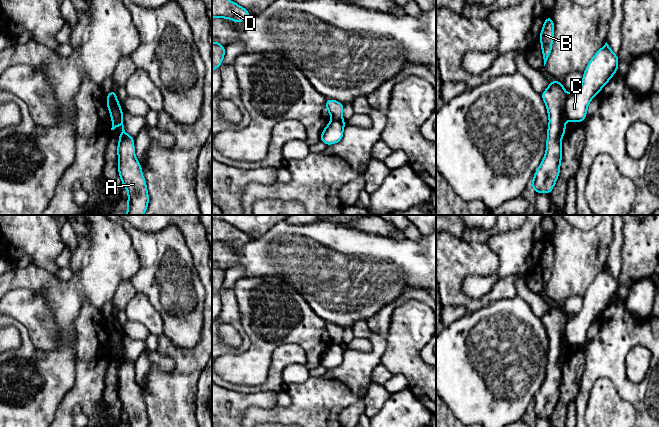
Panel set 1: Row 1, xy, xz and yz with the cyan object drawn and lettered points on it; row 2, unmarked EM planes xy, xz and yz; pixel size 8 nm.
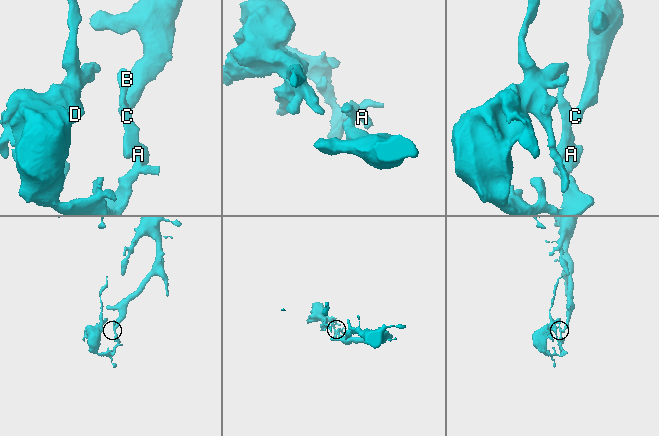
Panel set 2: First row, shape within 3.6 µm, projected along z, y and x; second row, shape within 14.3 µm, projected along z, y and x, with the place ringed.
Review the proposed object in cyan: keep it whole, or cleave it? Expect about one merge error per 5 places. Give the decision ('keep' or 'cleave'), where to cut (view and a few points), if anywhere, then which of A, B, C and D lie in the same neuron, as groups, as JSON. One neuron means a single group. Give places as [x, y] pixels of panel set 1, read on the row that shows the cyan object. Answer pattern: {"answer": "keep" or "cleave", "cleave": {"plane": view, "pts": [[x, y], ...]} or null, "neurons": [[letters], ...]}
{"answer": "cleave", "cleave": {"plane": "yz", "pts": [[568, 94], [565, 100], [565, 117]]}, "neurons": [["A", "B", "D"], ["C"]]}

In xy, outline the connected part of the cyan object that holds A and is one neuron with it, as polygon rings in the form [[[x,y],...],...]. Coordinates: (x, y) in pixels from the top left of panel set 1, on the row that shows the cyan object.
[[[112,90],[106,96],[109,103],[115,104],[114,111],[111,113],[111,130],[114,130],[120,124],[122,125],[117,152],[118,172],[122,180],[122,185],[128,191],[126,215],[143,215],[148,207],[149,196],[146,181],[142,174],[141,164],[135,157],[135,138],[129,136],[124,130],[123,112],[117,101],[116,91]]]

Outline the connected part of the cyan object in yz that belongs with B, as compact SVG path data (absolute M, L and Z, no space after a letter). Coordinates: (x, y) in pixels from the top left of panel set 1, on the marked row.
M548 15L544 21L544 25L540 34L540 42L542 46L542 56L544 59L544 66L550 56L552 50L552 42L554 37L554 22Z

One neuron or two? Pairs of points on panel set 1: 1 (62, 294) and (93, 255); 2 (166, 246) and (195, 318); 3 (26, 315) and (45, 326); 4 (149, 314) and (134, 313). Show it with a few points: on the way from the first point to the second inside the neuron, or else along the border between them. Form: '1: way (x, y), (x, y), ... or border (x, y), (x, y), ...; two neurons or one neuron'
1: way (72, 286), (93, 265); one neuron
2: way (169, 264), (178, 280), (180, 301); one neuron
3: way (31, 315), (40, 322); one neuron
4: way (145, 313), (138, 313); one neuron

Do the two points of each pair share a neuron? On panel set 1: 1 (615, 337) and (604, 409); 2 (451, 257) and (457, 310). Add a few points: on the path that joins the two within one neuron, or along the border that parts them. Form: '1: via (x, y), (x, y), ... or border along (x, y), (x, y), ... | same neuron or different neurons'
1: border along (589, 392), (599, 379), (607, 378), (622, 398) | different neurons
2: border along (446, 305), (463, 305), (468, 311) | different neurons

